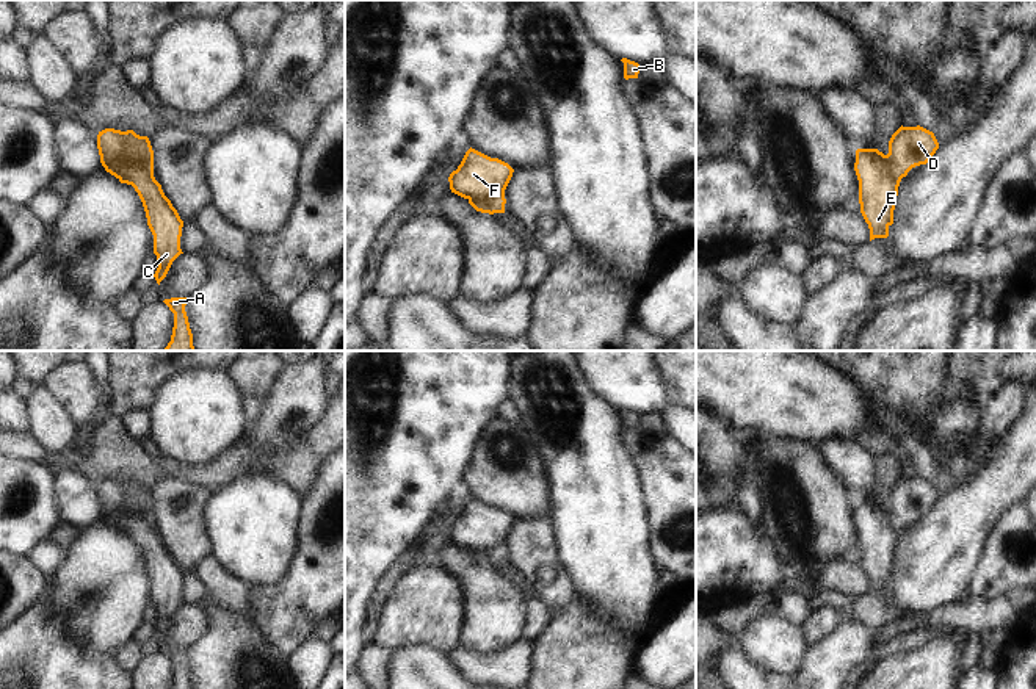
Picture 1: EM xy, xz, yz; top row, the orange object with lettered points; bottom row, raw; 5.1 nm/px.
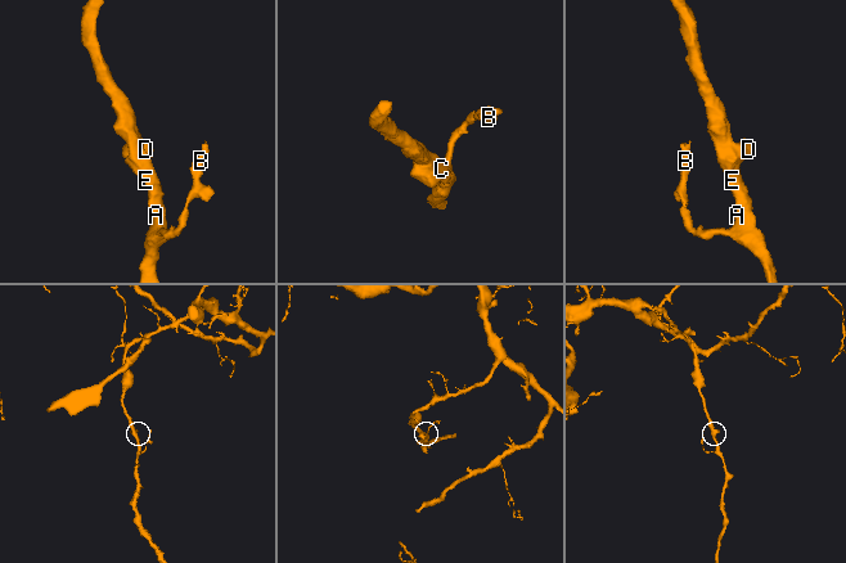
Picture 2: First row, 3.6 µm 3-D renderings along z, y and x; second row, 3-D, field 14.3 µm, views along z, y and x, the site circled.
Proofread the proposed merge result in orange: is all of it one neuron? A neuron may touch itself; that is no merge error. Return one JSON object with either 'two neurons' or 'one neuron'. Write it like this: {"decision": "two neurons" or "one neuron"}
{"decision": "two neurons"}

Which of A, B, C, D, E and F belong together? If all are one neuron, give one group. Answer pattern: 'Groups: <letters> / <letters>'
Groups: A B C E F / D.

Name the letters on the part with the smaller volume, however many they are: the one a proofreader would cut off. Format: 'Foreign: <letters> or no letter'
Foreign: D.

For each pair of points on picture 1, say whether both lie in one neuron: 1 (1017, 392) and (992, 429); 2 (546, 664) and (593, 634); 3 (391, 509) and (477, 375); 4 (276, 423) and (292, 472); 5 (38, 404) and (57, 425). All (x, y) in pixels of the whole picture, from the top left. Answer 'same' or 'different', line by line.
1: same
2: same
3: same
4: different
5: same

